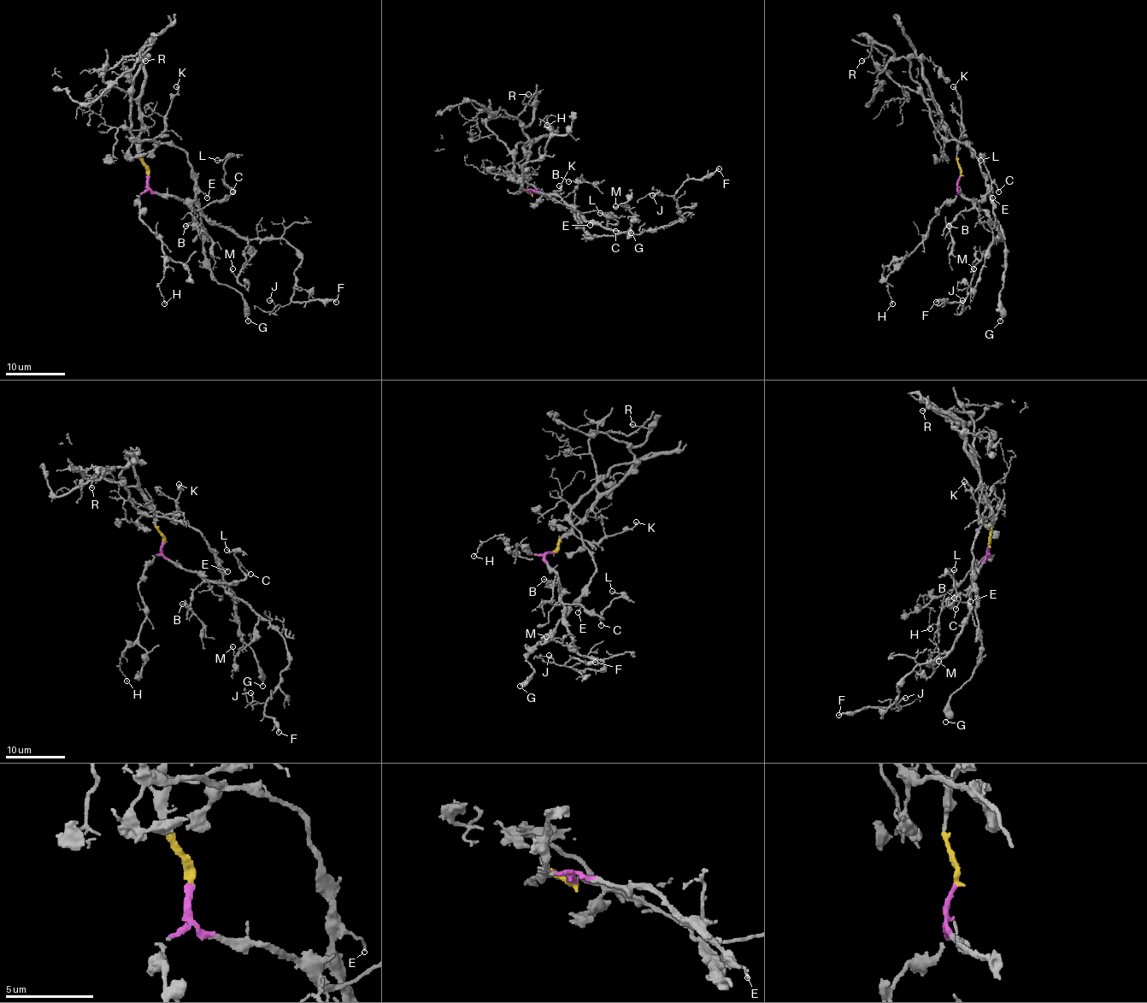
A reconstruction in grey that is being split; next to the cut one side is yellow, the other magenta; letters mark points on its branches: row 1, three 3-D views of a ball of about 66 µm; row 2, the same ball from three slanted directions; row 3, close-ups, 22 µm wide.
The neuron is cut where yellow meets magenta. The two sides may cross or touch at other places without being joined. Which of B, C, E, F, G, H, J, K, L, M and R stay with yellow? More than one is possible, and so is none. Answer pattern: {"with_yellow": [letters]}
{"with_yellow": ["E", "G", "K", "R"]}

